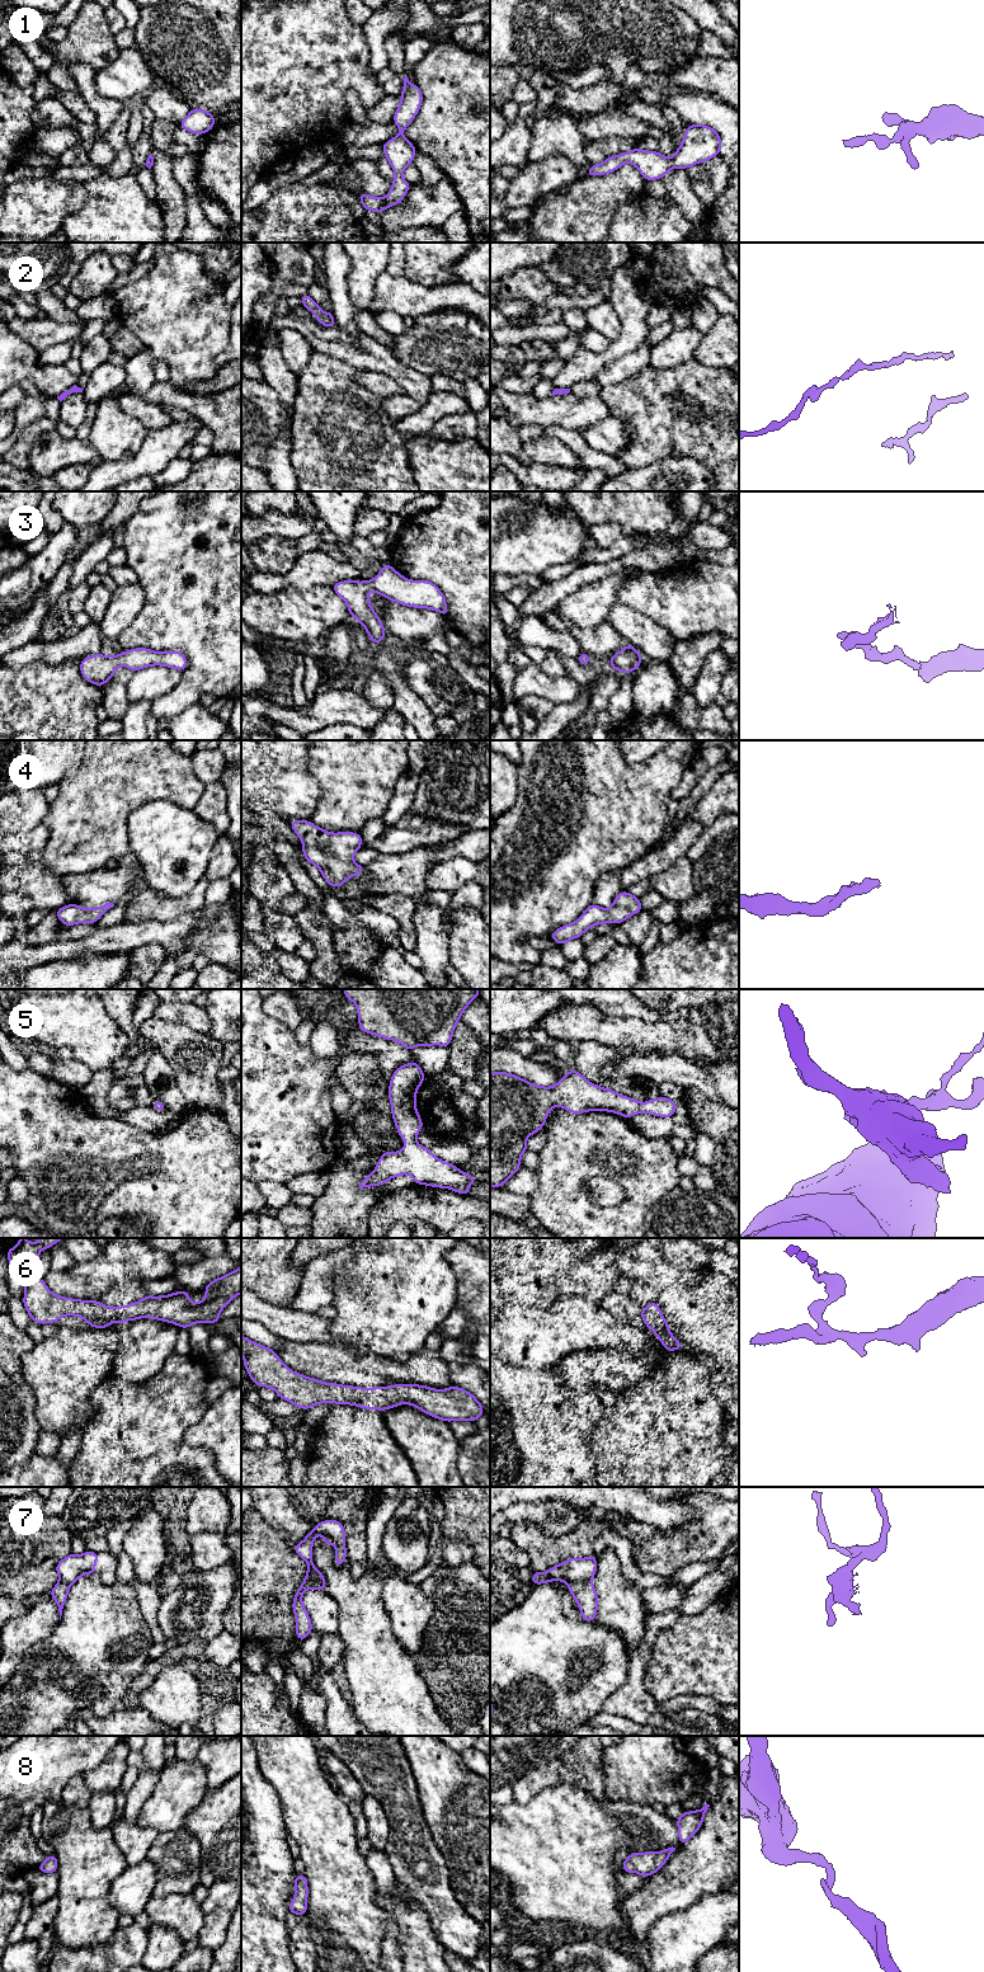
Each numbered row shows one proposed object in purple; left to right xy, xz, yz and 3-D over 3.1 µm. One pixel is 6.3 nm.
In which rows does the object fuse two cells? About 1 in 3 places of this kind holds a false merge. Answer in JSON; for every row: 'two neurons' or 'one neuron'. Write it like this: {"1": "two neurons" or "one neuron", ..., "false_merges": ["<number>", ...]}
{"1": "one neuron", "2": "one neuron", "3": "one neuron", "4": "one neuron", "5": "one neuron", "6": "one neuron", "7": "two neurons", "8": "one neuron", "false_merges": ["7"]}

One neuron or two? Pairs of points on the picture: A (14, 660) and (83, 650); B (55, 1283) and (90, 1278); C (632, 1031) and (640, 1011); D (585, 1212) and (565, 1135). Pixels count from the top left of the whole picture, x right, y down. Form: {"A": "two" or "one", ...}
{"A": "one", "B": "one", "C": "two", "D": "one"}

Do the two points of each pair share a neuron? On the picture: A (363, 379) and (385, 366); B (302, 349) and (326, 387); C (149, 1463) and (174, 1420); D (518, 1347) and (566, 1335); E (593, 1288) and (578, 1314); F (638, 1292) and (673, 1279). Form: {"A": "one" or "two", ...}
{"A": "two", "B": "two", "C": "one", "D": "one", "E": "two", "F": "two"}

